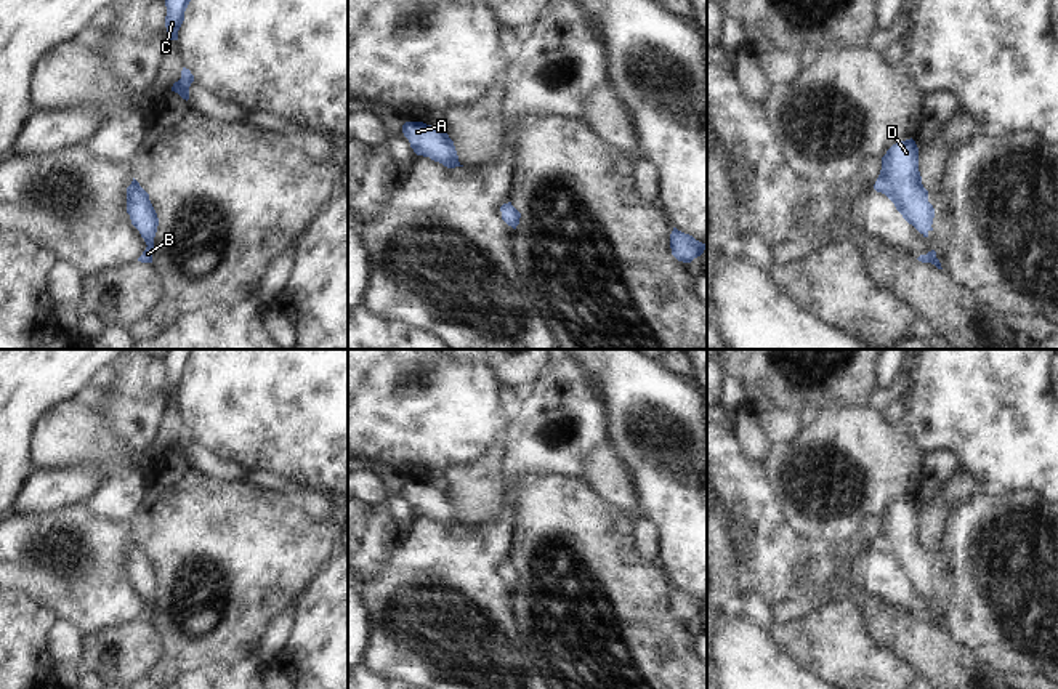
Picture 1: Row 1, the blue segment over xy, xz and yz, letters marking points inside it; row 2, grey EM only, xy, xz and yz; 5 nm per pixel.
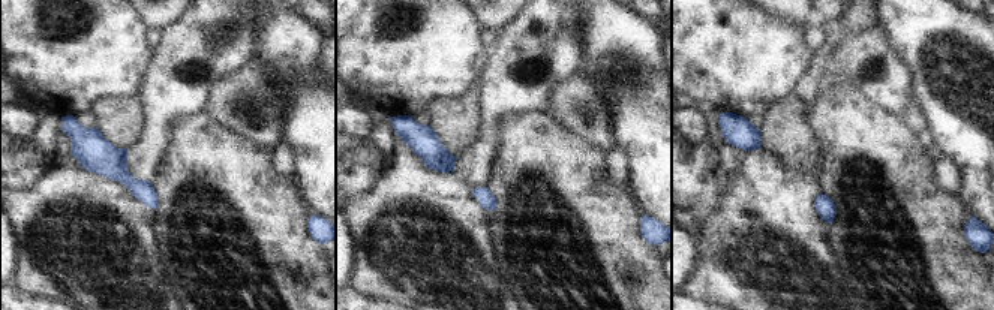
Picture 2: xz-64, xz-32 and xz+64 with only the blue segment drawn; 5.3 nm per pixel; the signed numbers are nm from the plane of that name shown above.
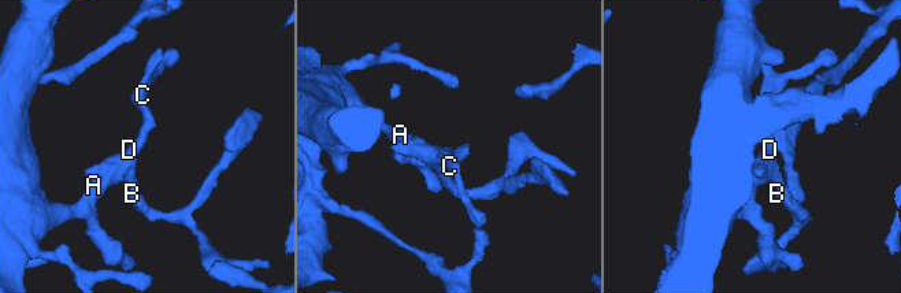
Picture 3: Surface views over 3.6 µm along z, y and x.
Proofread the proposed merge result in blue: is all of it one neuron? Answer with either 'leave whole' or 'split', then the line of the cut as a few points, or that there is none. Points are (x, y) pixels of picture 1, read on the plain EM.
leave whole | no cut

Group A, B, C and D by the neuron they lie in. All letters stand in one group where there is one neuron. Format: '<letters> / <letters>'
A B C D

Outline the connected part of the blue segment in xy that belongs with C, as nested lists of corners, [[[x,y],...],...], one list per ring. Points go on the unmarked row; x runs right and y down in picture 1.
[[[172,349],[165,357],[167,375],[167,397],[178,399],[178,389],[184,380],[184,370],[194,354],[194,349]]]

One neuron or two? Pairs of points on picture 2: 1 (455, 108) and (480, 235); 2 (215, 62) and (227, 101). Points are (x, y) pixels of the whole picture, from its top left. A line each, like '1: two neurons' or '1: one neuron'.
1: two neurons
2: two neurons

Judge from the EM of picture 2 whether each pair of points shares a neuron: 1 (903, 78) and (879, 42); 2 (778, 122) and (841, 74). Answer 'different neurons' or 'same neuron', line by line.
1: same neuron
2: different neurons

